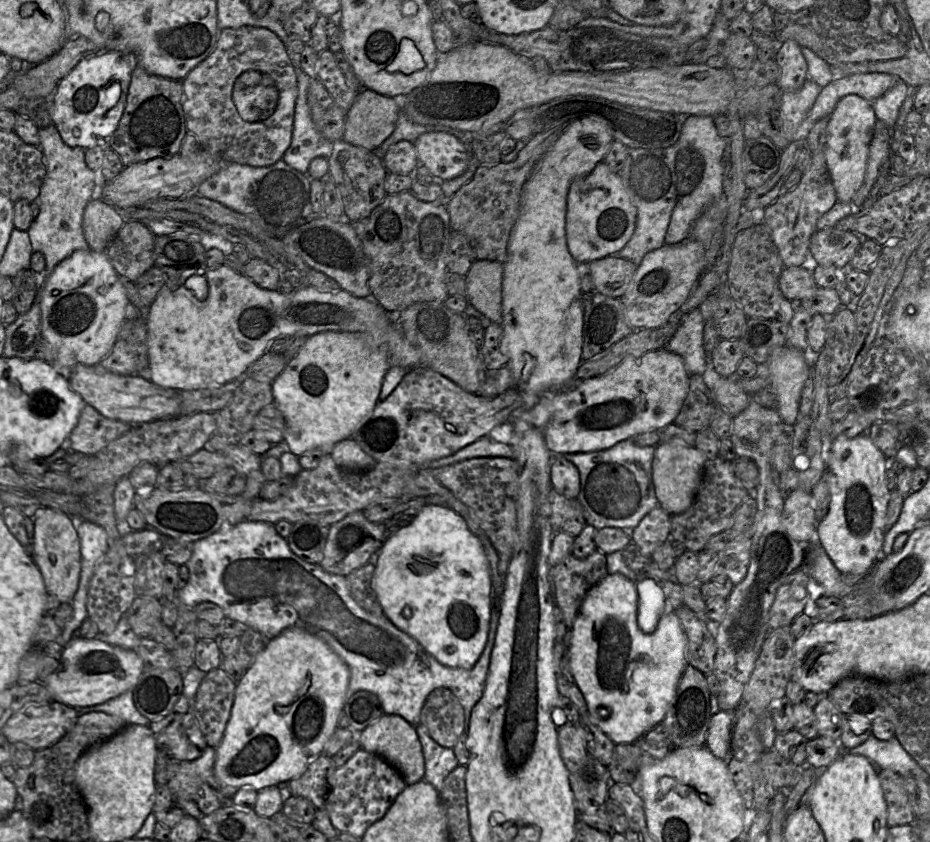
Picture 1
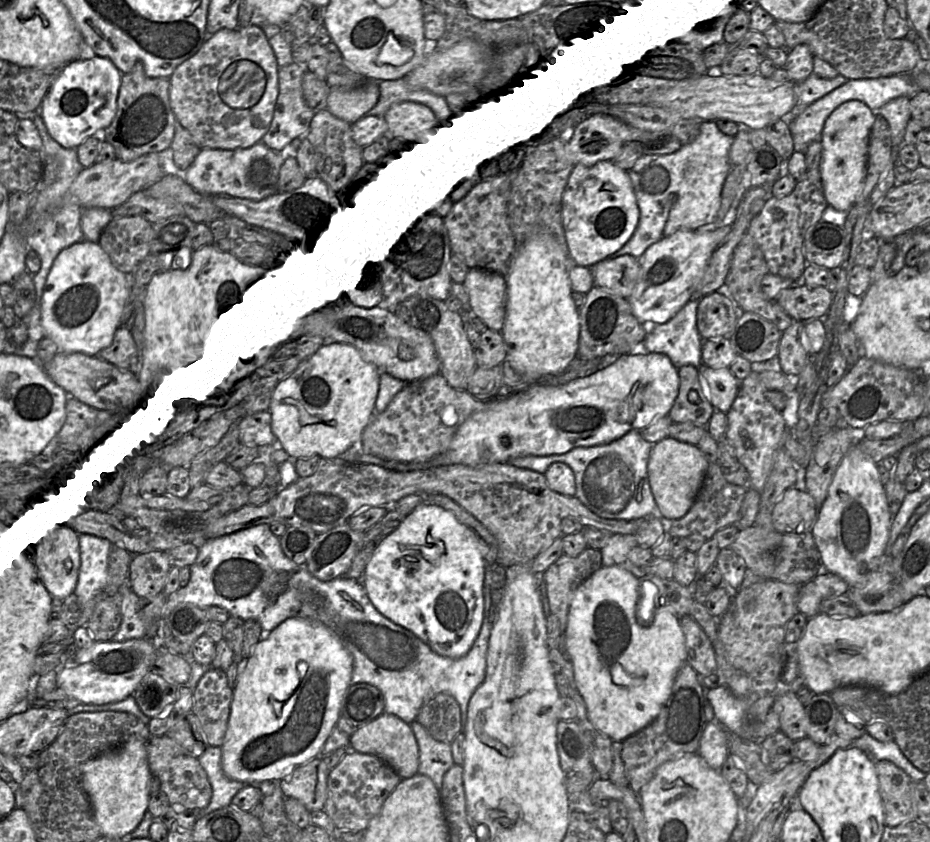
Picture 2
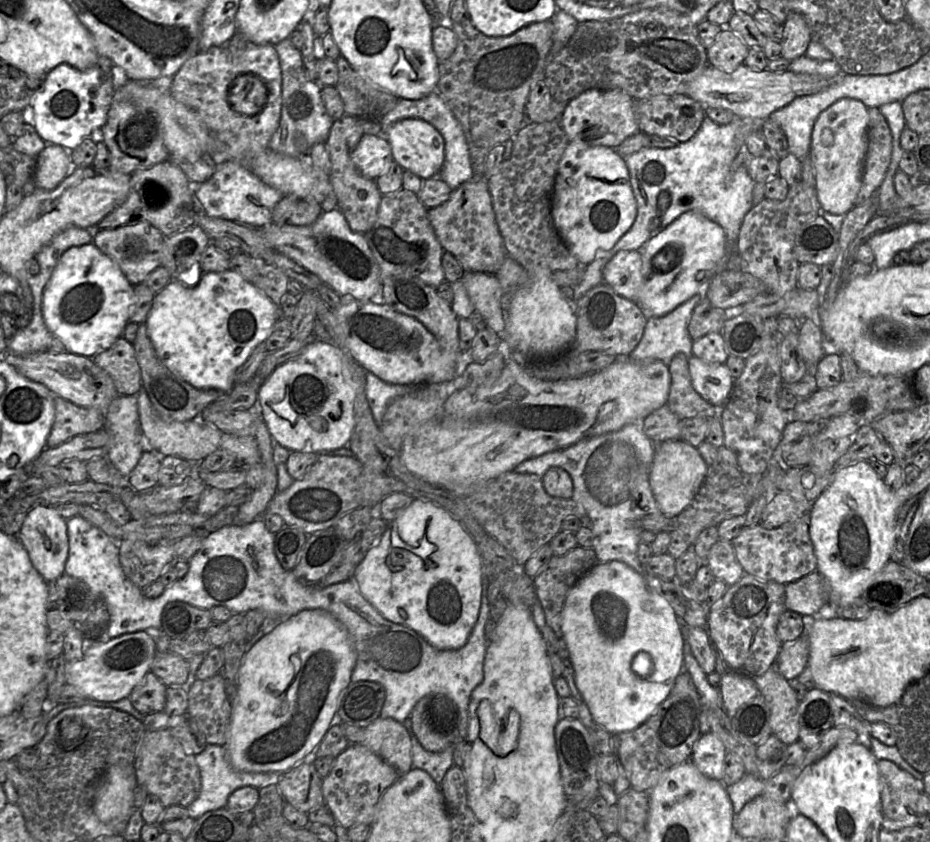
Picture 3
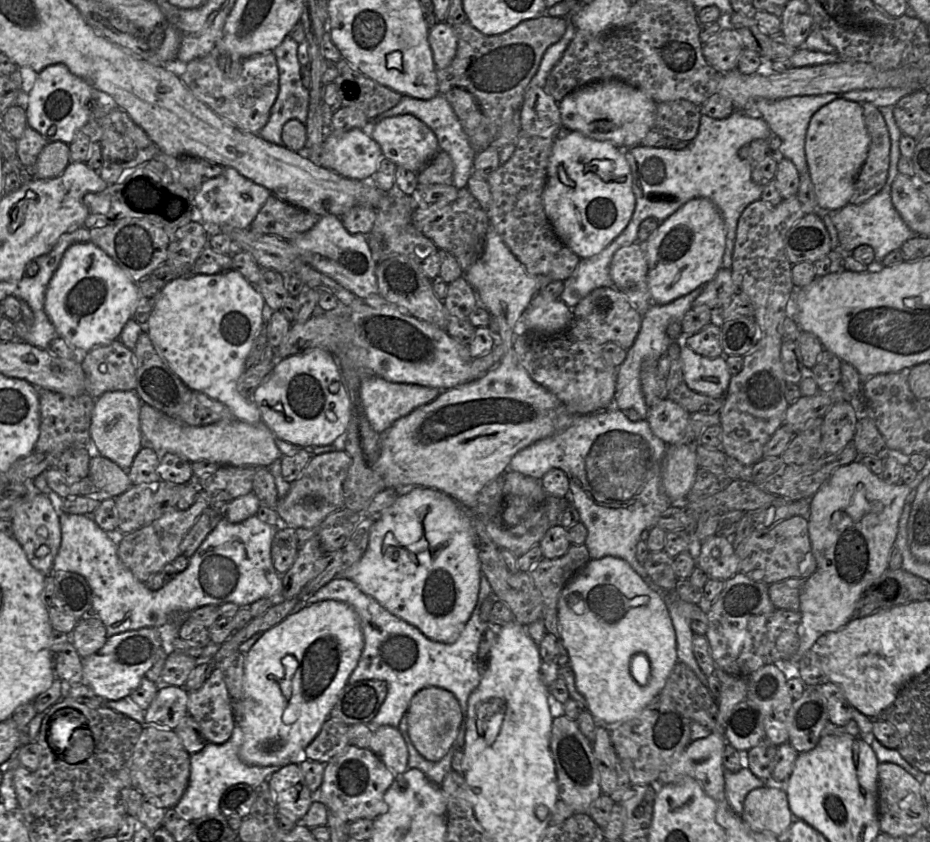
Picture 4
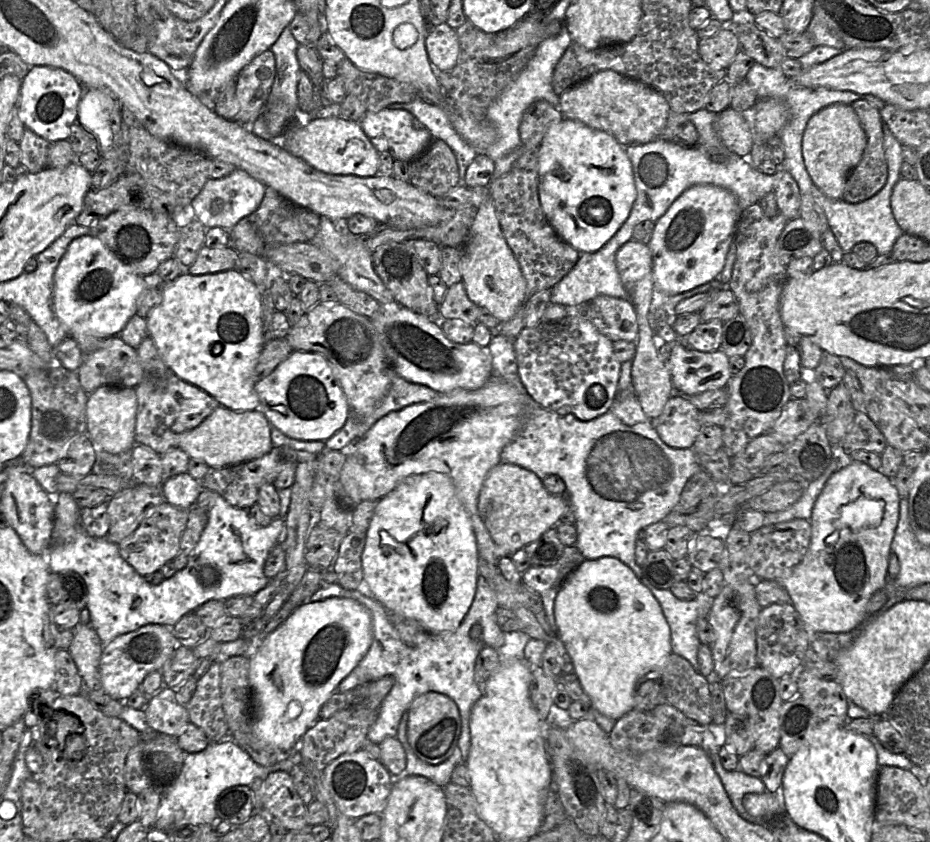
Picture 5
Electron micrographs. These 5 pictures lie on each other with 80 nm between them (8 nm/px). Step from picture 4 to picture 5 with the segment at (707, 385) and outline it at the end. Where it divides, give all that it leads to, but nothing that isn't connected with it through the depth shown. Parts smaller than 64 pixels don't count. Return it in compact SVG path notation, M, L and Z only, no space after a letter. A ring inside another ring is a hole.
M679 337L673 344L666 364L674 392L683 396L726 388L732 375L729 358L720 350L700 352Z

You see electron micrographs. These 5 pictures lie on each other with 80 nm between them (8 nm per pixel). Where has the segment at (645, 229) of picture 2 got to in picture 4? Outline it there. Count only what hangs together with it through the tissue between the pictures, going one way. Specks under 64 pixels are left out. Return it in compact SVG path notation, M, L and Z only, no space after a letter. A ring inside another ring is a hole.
M735 110L725 119L715 119L702 114L696 137L683 149L643 145L619 147L623 148L631 168L632 189L636 199L634 213L626 228L604 250L580 260L574 272L564 281L564 289L559 299L573 309L593 290L612 287L612 258L619 248L637 242L641 222L653 217L661 223L694 198L709 199L721 212L726 228L722 268L731 269L740 216L748 205L761 199L763 192L763 186L752 180L750 160L741 159L738 151L753 140L767 140L771 134L771 129L761 117L752 117L744 111Z

